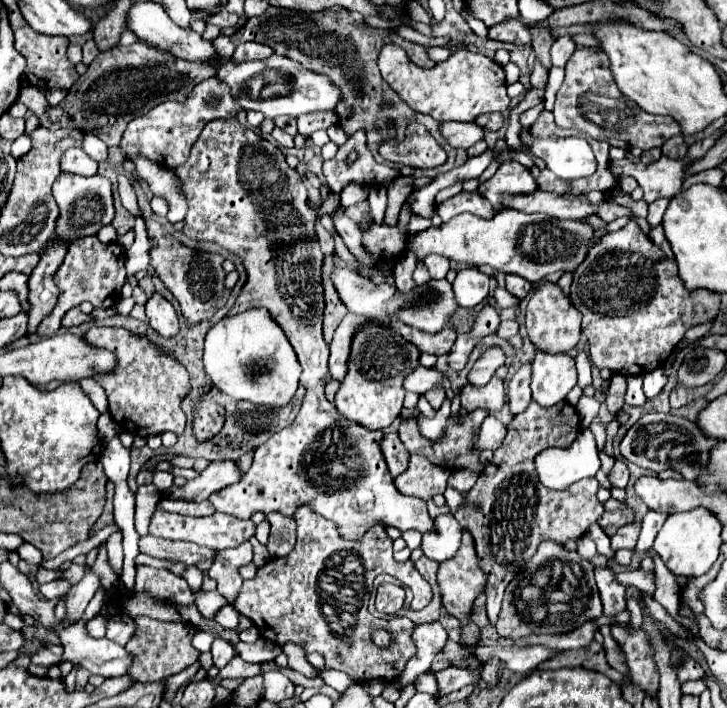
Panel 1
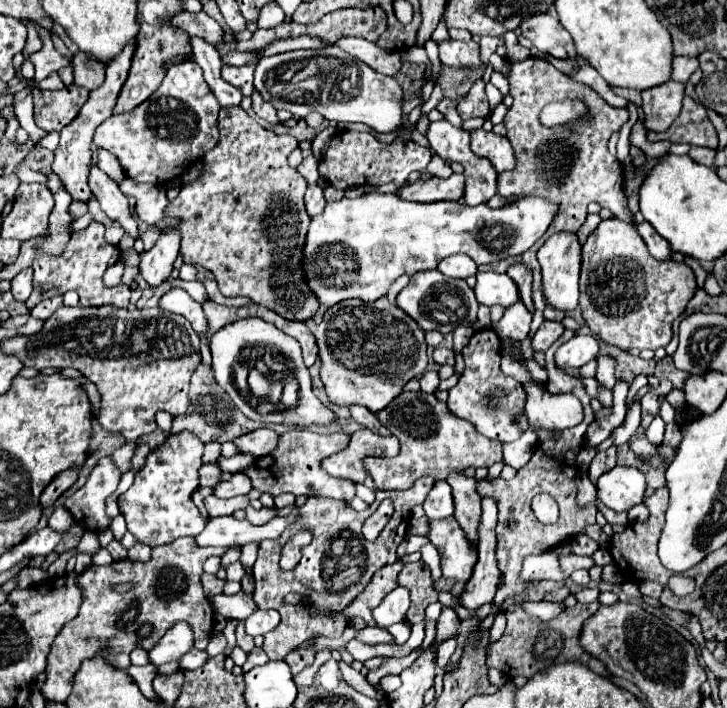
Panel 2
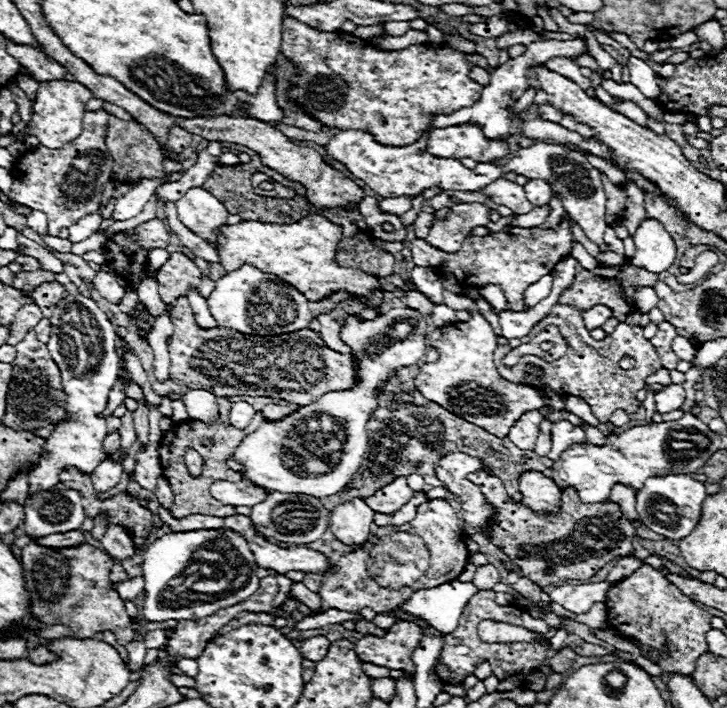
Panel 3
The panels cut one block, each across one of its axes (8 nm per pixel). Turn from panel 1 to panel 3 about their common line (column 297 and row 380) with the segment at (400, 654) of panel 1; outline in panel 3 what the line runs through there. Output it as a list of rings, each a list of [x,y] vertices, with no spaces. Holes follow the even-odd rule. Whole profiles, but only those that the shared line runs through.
[[[558,303],[552,307],[547,318],[545,318],[543,322],[540,322],[540,324],[537,324],[526,338],[512,339],[512,342],[510,342],[508,346],[498,346],[496,352],[494,352],[494,360],[496,360],[498,372],[500,372],[502,376],[506,376],[508,380],[518,382],[518,384],[520,384],[520,382],[524,384],[524,378],[522,378],[525,374],[524,366],[532,364],[534,367],[540,369],[542,382],[548,384],[556,394],[560,394],[560,396],[570,394],[570,396],[580,396],[580,398],[584,398],[584,400],[590,404],[592,414],[594,414],[600,422],[608,422],[610,414],[612,414],[614,410],[618,410],[618,408],[626,410],[628,414],[636,412],[636,410],[638,410],[636,394],[638,394],[638,390],[642,390],[644,378],[648,378],[648,376],[654,374],[658,368],[662,368],[660,358],[658,358],[654,346],[650,344],[650,340],[646,340],[646,338],[642,336],[642,328],[640,328],[640,326],[628,326],[626,322],[620,322],[620,324],[614,328],[614,334],[608,334],[604,340],[594,340],[594,338],[590,338],[588,330],[584,328],[582,314],[570,306],[564,306]],[[548,325],[558,327],[560,332],[562,332],[562,336],[568,340],[568,352],[566,352],[562,358],[558,358],[558,360],[554,360],[554,362],[547,362],[534,355],[525,355],[522,356],[518,364],[512,368],[502,366],[502,358],[508,354],[508,350],[512,350],[514,346],[520,346],[521,344],[529,342]],[[624,356],[634,358],[636,364],[634,364],[632,370],[622,370],[622,368],[620,368],[620,360],[622,360]]]

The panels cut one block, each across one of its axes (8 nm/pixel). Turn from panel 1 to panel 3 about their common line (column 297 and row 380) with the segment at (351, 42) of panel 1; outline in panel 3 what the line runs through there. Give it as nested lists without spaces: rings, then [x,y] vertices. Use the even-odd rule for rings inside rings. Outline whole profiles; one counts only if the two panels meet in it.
[[[30,328],[24,340],[16,344],[16,358],[12,362],[12,380],[8,386],[8,406],[2,424],[14,430],[36,430],[54,424],[62,416],[64,416],[64,390],[58,366],[50,358],[46,344],[40,342],[36,338],[34,328]]]

